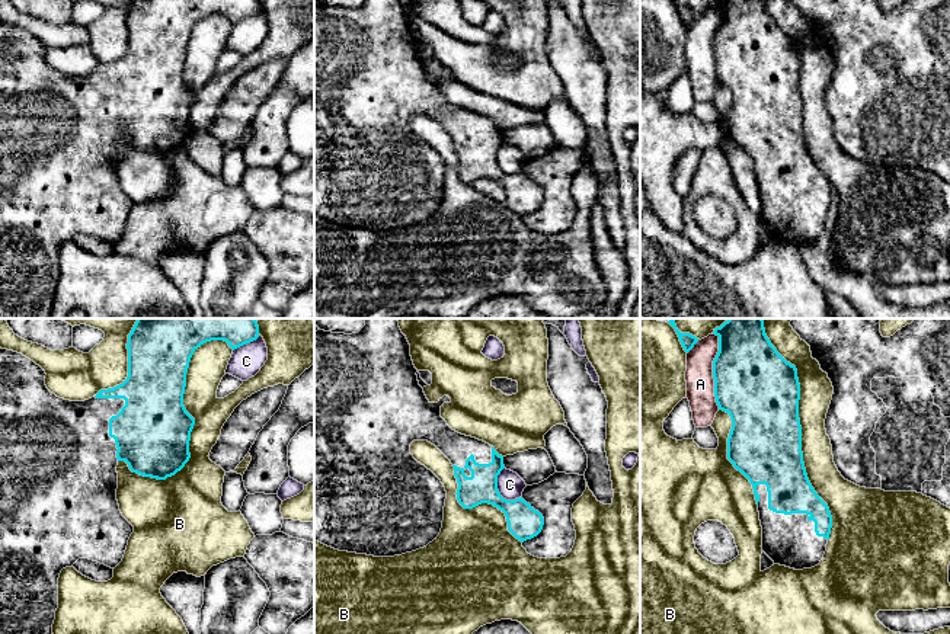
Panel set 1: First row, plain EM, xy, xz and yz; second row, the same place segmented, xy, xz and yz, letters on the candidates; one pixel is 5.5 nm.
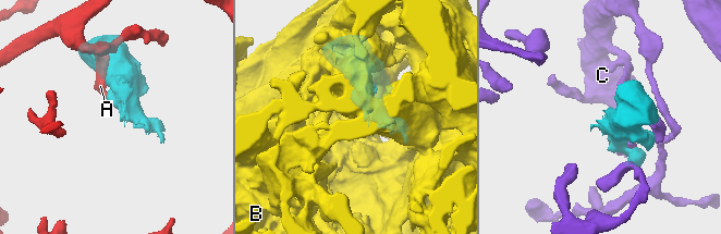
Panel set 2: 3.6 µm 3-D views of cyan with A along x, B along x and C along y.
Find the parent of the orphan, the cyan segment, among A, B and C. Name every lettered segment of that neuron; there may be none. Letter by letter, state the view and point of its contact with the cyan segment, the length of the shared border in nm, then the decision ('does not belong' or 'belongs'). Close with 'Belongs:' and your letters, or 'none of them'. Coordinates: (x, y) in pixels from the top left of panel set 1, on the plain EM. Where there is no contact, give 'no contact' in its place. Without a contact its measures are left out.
A: meets cyan in yz at (713, 45); contact 420 nm long; does not belong
B: meets cyan in xy at (194, 93); contact 900 nm long; does not belong
C: meets cyan in xz at (498, 165); contact 200 nm long; does not belong
Belongs: none of them

